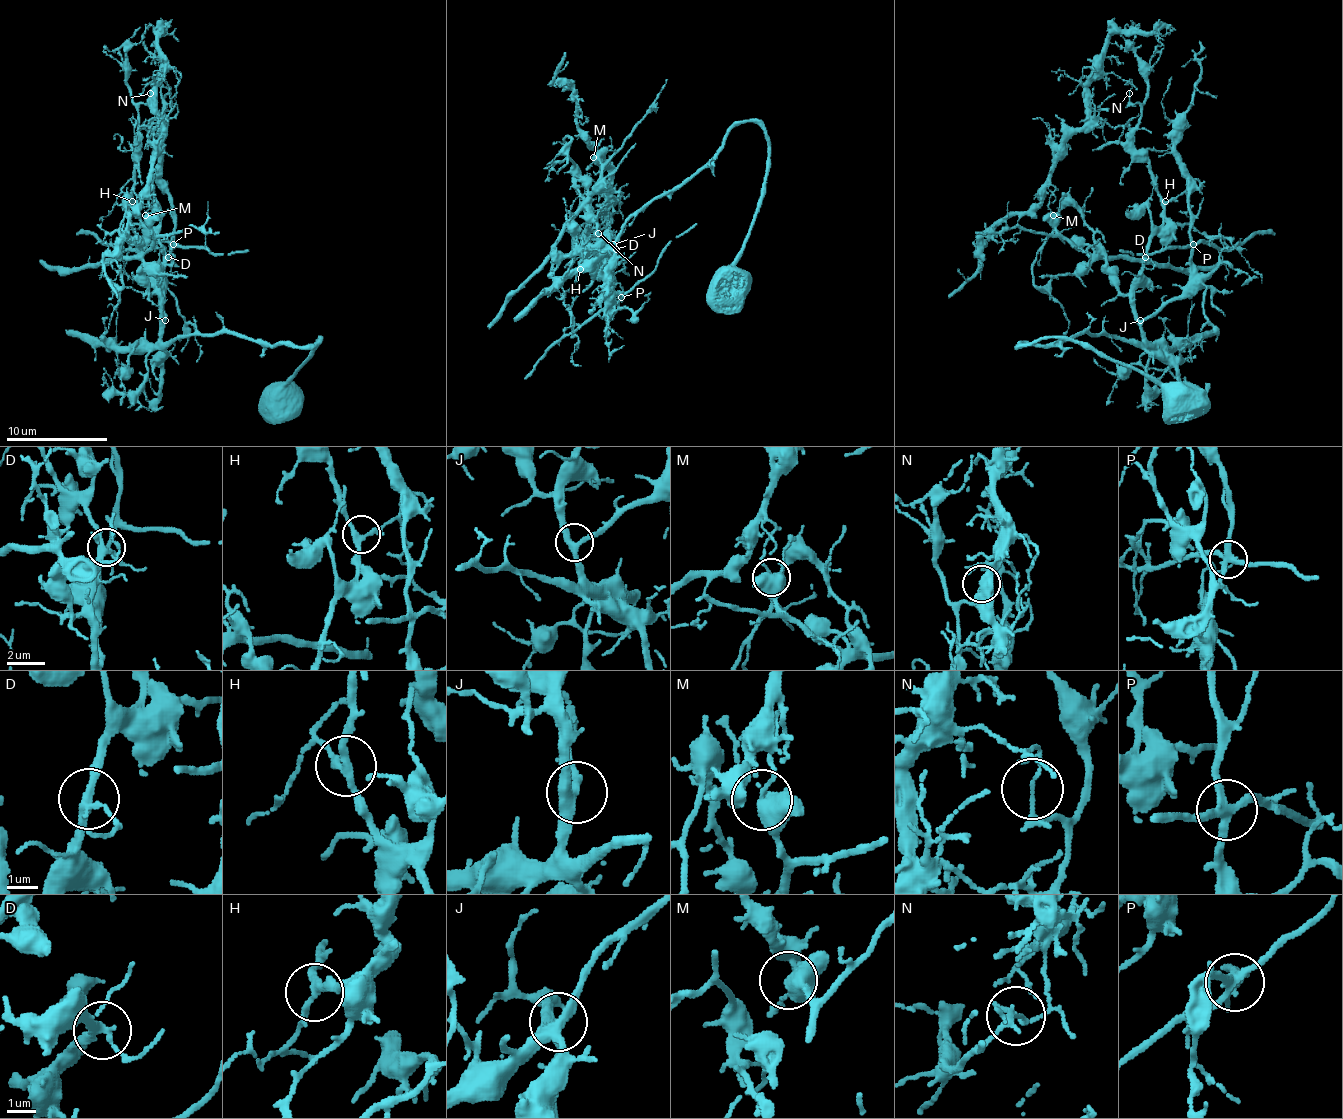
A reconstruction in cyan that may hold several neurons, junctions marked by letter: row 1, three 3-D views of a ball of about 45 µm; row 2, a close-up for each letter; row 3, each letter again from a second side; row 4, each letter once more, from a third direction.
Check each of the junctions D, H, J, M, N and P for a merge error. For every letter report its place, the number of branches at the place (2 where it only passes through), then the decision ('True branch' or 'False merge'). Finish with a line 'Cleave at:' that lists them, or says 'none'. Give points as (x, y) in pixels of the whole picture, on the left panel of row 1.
D: Place: (168, 257). Branches: 3. True branch
H: Place: (132, 201). Branches: 3. True branch
J: Place: (165, 320). Branches: 3. True branch
M: Place: (145, 215). Branches: 5. False merge
N: Place: (150, 93). Branches: 3. False merge
P: Place: (173, 244). Branches: 4. False merge
Cleave at: M, N, P

